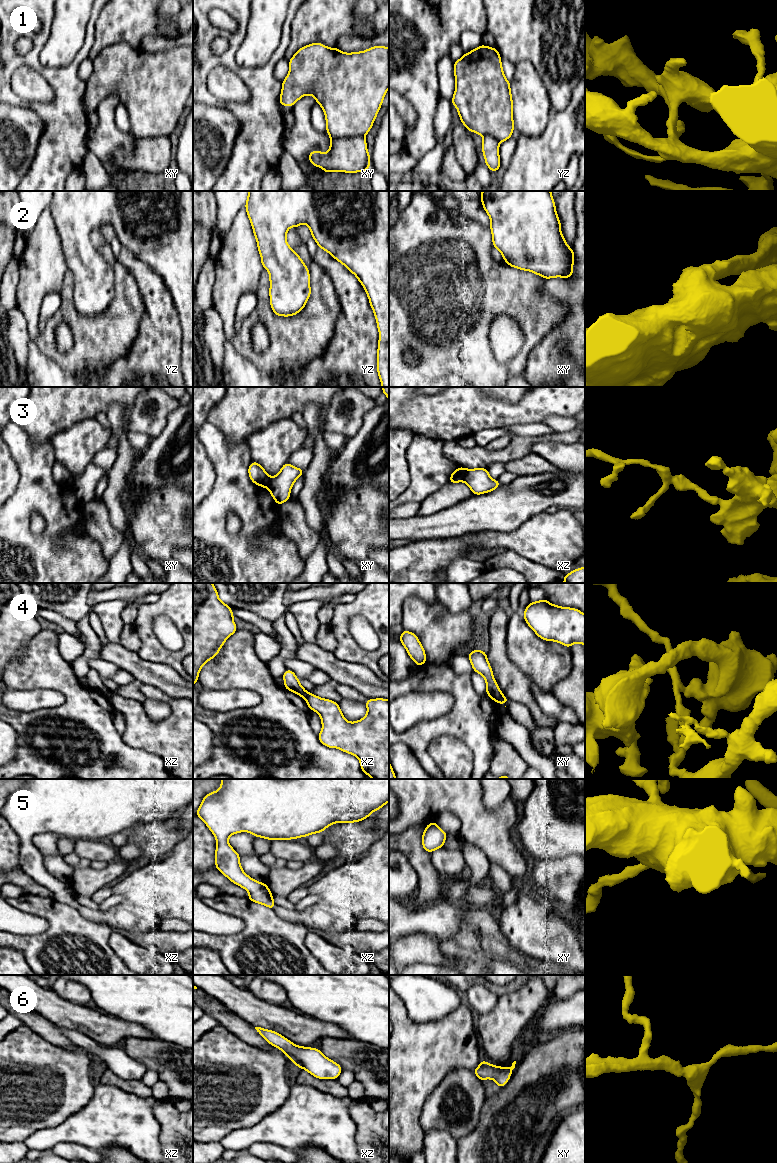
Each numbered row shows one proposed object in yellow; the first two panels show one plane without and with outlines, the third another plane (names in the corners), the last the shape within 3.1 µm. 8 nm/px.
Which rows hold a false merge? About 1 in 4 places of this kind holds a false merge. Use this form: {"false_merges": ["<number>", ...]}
{"false_merges": ["3", "4"]}

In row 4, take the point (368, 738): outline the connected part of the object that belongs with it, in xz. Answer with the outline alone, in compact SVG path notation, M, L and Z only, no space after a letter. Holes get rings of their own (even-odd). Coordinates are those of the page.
M312 693L305 697L310 710L319 714L322 731L319 741L328 748L338 748L356 756L364 774L373 779L389 779L389 700L383 698L368 699L365 703L367 714L356 722L348 722L342 714L339 703L320 698Z

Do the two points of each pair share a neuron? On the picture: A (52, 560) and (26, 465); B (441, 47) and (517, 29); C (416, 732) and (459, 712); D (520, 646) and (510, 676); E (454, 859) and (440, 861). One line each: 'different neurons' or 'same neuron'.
A: same neuron
B: different neurons
C: same neuron
D: different neurons
E: same neuron

